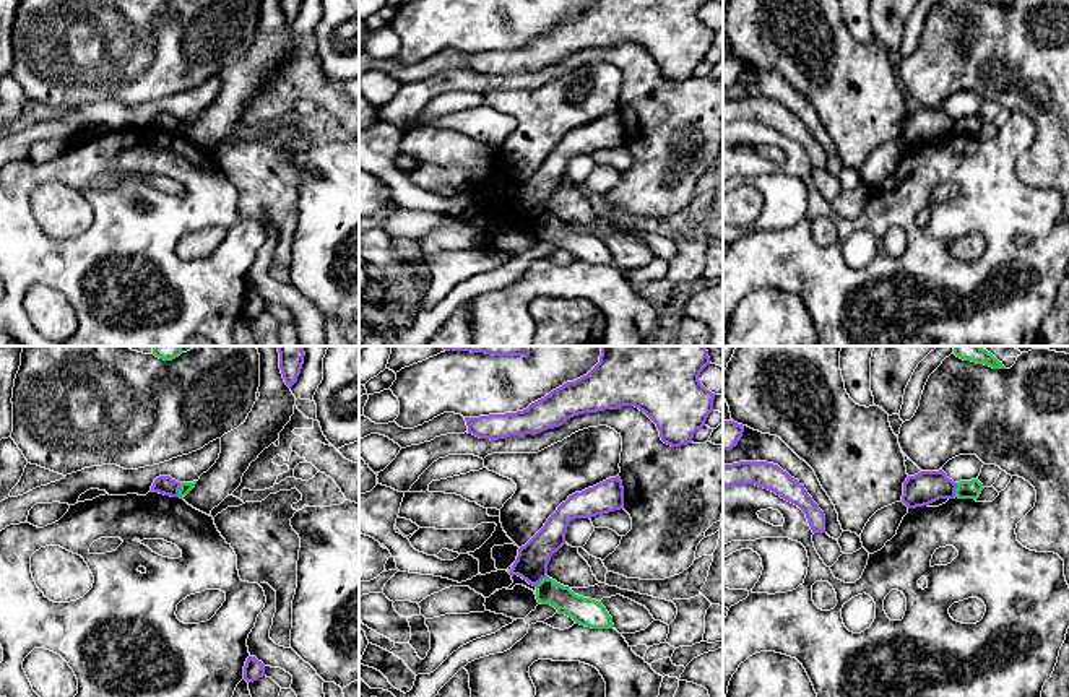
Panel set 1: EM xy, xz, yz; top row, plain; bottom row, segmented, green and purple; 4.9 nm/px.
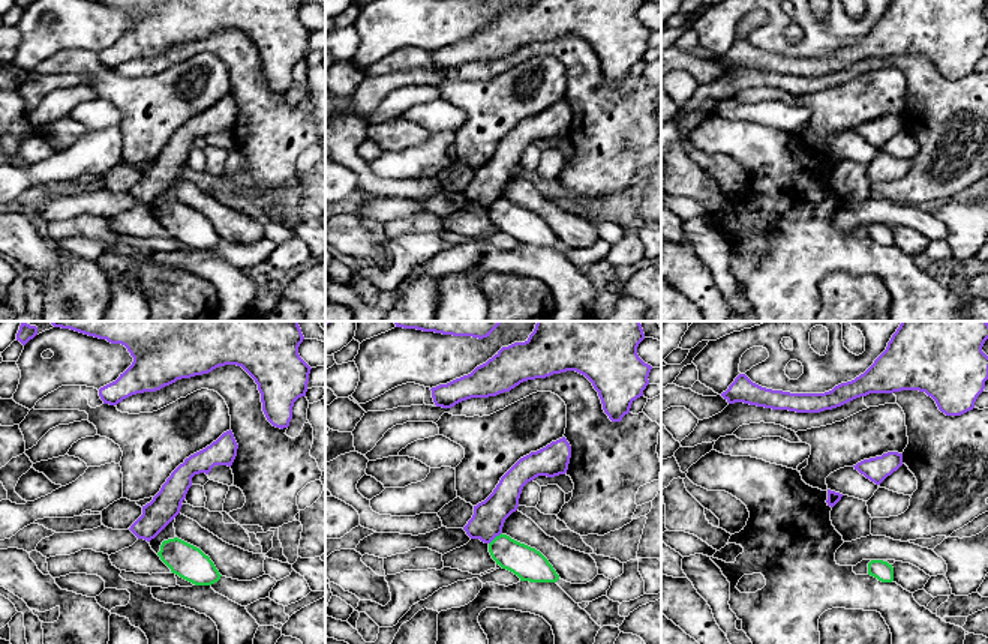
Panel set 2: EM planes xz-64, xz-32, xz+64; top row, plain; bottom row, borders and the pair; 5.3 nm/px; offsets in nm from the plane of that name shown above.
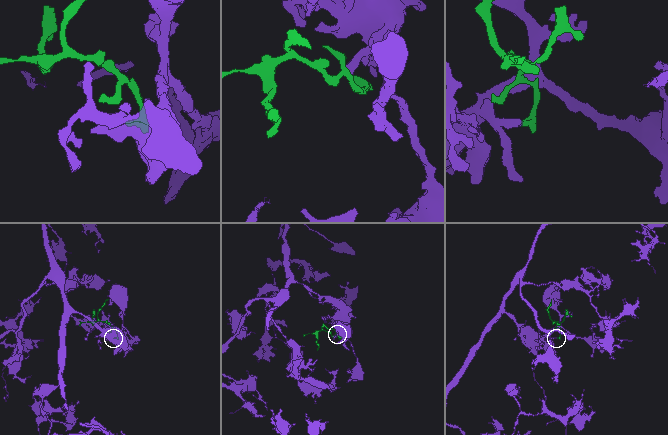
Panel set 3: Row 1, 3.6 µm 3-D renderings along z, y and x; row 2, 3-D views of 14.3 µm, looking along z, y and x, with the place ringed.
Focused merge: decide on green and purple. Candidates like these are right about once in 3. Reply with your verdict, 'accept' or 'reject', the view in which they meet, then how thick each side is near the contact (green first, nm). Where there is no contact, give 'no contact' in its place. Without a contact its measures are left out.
reject | xy | 60/100 nm

